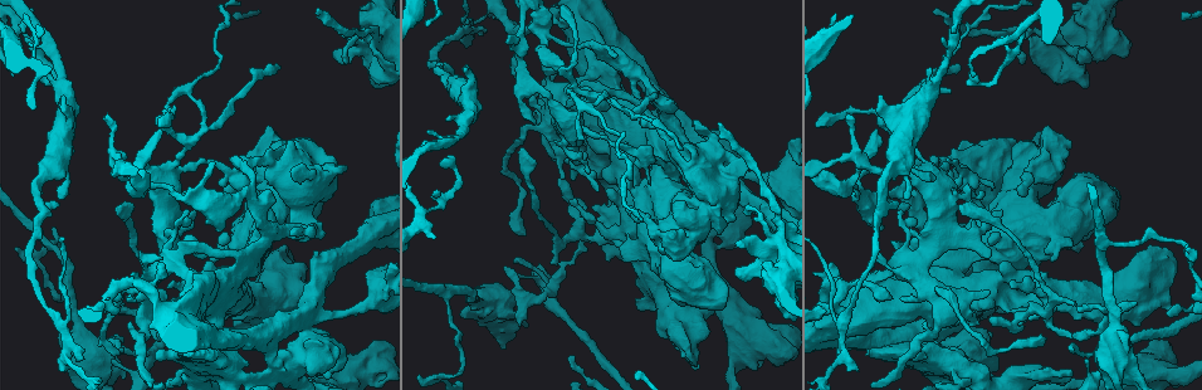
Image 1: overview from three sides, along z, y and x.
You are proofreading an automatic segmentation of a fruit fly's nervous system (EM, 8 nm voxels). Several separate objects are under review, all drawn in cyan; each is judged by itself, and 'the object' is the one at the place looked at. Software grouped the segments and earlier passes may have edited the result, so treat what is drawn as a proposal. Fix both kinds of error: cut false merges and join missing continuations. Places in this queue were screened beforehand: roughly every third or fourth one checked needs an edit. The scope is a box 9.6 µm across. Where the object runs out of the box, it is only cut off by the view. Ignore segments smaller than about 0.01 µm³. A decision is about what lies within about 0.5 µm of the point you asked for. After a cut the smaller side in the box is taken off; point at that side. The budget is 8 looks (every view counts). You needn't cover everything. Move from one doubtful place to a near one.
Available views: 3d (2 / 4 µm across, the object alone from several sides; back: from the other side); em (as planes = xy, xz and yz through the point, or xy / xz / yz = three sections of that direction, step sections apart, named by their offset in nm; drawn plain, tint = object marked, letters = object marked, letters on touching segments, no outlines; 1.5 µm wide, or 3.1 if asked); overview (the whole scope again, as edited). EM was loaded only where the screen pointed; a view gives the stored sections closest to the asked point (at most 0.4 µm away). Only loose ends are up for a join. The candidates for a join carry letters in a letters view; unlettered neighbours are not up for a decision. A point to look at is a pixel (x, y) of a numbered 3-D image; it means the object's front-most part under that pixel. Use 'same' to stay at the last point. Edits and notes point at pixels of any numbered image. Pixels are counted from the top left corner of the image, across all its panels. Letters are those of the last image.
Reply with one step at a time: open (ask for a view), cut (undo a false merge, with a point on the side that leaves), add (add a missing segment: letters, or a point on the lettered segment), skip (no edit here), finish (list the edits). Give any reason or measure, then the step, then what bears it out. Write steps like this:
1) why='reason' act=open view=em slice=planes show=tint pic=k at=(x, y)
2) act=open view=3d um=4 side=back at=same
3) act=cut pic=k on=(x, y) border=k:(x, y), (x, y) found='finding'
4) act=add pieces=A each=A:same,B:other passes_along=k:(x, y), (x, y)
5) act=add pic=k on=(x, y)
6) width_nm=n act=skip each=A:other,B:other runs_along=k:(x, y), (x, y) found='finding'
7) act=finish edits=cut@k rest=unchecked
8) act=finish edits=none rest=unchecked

why='thick turns thin' act=open view=em slice=xz step=4 show=tint pic=1 at=(826, 122)

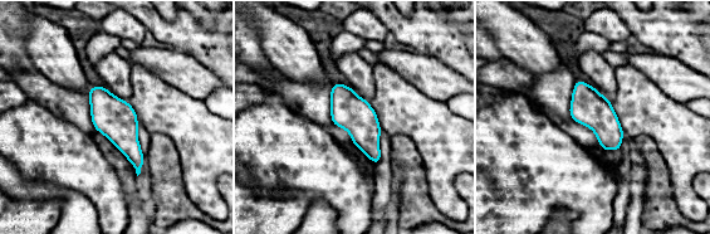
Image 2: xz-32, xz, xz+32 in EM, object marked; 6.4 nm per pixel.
why='cut it another way' act=open view=em slice=planes show=tint at=same

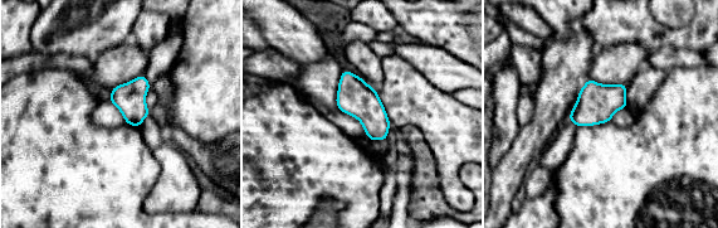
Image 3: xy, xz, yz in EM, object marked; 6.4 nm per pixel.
why='what lies round it' act=open view=em slice=planes show=letters at=same

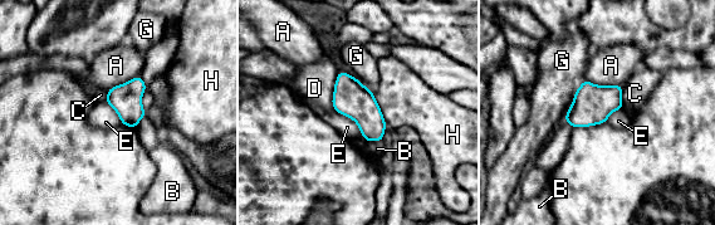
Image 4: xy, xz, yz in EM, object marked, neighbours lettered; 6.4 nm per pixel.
act=skip each=A:other,B:other,C:other,D:other,E:other,G:other,H:other border=4:(333, 108), (356, 123), (365, 141) found='one cell here'

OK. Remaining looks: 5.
why='free end' act=open view=em slice=xz step=4 show=letters pic=1 at=(345, 168)

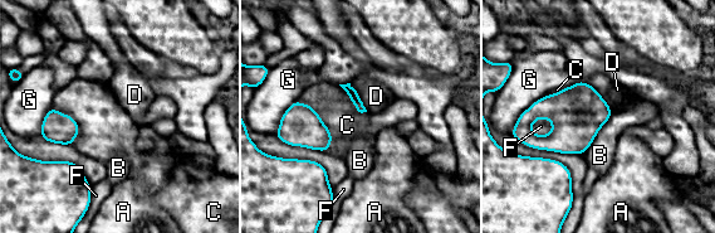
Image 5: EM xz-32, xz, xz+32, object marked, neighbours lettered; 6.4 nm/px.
why='another direction' act=open view=em slice=planes show=letters at=same

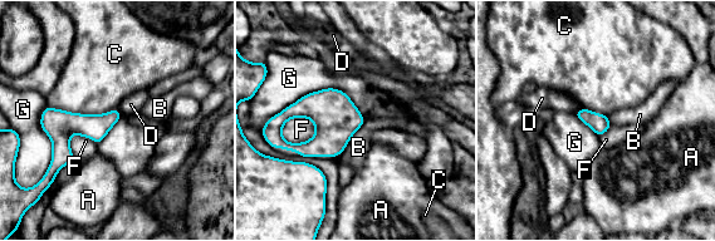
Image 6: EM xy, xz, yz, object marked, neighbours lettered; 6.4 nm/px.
act=skip each=A:other,B:other,C:other,D:other,F:other,G:other border=6:(366, 119), (344, 147) found='no lettered segment goes on from it'

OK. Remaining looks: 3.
why='thin end' act=open view=em slice=xy step=4 show=letters pic=1 at=(439, 192)

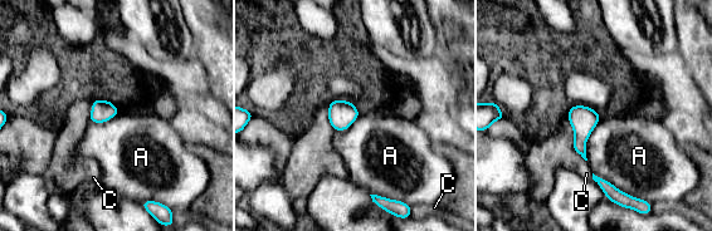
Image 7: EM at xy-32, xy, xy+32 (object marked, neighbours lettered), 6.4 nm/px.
act=skip each=A:other,C:other border=7:(601, 117), (585, 143), (586, 160) found='no lettered segment goes on from it'

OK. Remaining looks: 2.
act=finish edits=none rest=unchecked

